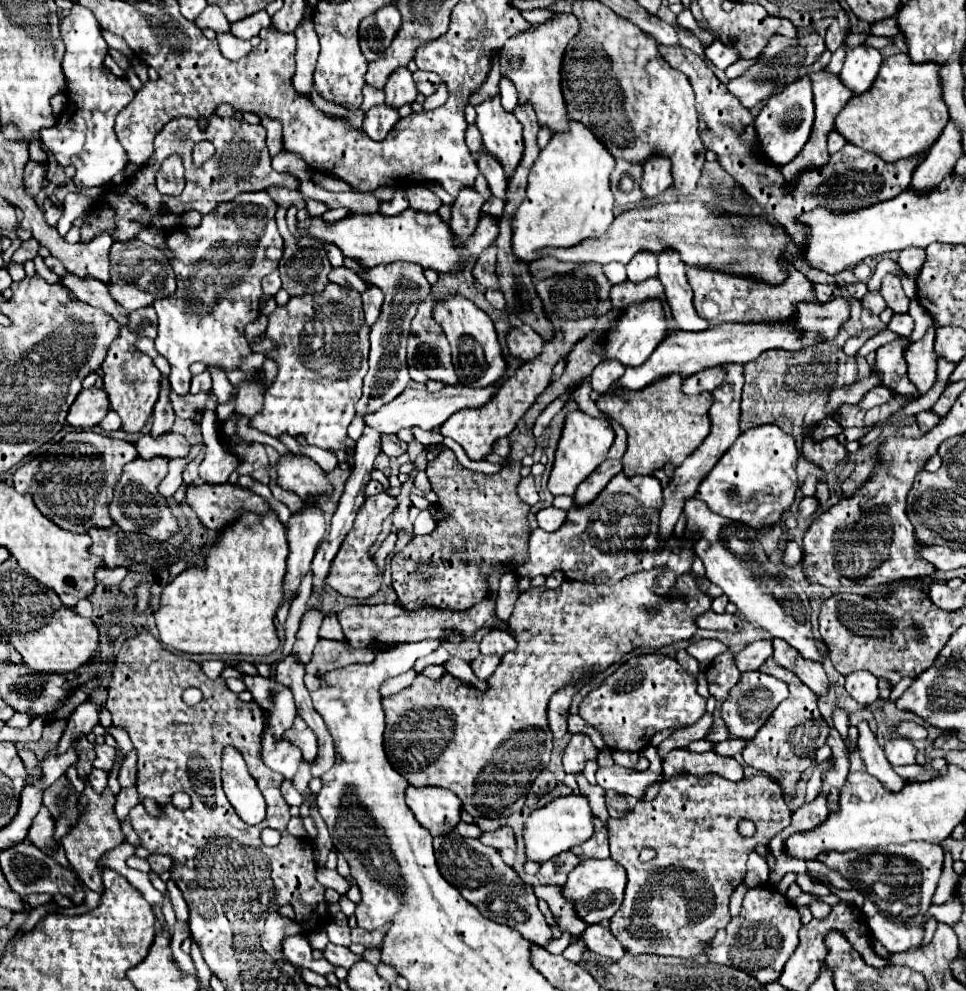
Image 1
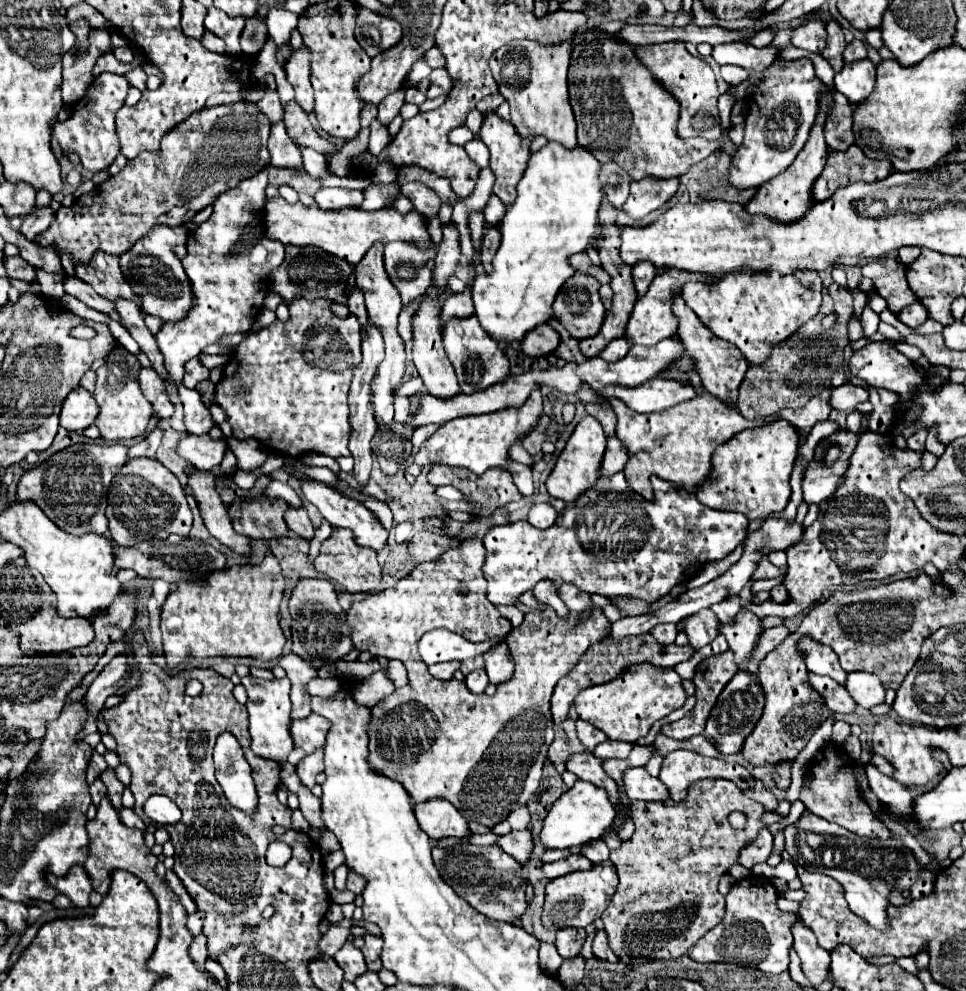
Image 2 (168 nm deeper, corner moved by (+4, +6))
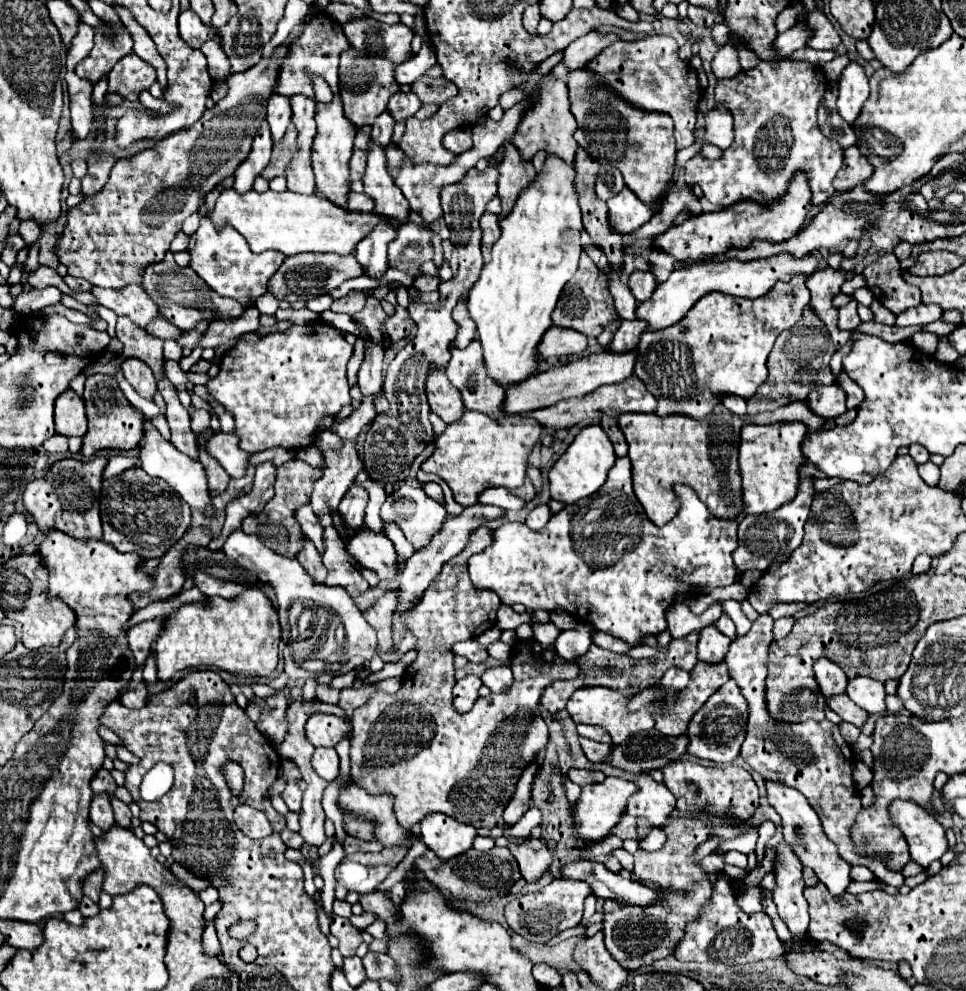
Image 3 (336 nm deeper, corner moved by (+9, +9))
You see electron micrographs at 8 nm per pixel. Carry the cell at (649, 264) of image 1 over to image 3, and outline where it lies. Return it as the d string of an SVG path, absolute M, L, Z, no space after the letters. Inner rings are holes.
M634 271L634 273L630 275L628 287L630 287L632 295L634 295L638 301L646 301L646 299L650 299L650 295L652 295L654 289L656 289L654 275L650 275L650 271Z

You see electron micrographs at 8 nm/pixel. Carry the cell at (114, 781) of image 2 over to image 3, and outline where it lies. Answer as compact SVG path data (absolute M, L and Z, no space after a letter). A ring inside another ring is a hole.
M112 797L112 807L114 807L114 815L116 815L116 823L124 829L132 829L132 813L130 807L122 801L118 801L116 797Z

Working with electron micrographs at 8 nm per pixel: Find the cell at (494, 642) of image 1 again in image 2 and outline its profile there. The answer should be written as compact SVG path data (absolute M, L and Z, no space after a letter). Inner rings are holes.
M499 642L491 650L487 650L483 654L483 658L485 658L485 670L487 670L491 684L499 684L499 682L505 682L507 678L511 678L513 660L511 660L511 654L509 654L509 648L505 642Z

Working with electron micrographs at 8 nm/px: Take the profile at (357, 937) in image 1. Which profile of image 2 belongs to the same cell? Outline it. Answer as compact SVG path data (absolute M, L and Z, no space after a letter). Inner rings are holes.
M367 932L367 934L363 936L363 940L365 940L365 946L363 946L363 956L365 956L365 962L367 962L369 970L379 972L379 970L381 970L379 954L381 954L383 938L381 938L381 936L373 936L371 932Z

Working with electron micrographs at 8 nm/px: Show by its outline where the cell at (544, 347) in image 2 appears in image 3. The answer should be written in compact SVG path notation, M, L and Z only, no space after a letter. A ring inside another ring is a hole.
M550 327L550 331L542 337L542 343L538 345L538 353L542 357L562 357L562 355L580 355L588 347L588 337L574 331L574 329L564 329L564 327Z

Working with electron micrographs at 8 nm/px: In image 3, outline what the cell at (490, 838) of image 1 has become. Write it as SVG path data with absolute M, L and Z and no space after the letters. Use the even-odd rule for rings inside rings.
M532 839L532 841L526 841L522 845L510 843L508 849L516 857L516 861L520 865L520 873L528 883L538 881L554 861L554 857L552 857L552 853L544 841Z

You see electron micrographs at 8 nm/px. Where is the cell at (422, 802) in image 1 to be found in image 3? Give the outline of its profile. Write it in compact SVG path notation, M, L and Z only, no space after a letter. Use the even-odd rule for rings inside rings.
M434 813L428 815L422 823L422 841L428 849L432 849L440 861L450 861L452 857L458 857L472 849L472 843L476 839L476 827L458 823L456 819Z

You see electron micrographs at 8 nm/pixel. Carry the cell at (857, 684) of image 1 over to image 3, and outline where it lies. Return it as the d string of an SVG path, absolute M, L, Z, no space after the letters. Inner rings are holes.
M858 677L848 681L848 697L868 713L884 713L886 711L886 691L884 683L872 677Z

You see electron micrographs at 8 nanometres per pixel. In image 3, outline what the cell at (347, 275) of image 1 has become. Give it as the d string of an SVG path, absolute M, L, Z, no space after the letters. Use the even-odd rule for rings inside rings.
M364 337L364 363L358 373L358 387L364 397L376 395L382 391L382 359L384 359L384 349L380 345L370 343Z

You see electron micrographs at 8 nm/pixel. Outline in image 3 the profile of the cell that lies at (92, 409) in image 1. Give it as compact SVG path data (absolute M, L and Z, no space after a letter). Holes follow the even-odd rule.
M64 391L56 399L54 423L58 435L82 437L86 433L86 413L84 413L82 397L76 395L74 391Z

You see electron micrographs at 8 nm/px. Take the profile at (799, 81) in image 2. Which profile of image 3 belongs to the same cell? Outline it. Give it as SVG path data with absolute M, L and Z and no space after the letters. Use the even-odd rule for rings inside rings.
M782 61L782 63L758 63L756 69L750 71L740 71L736 77L730 79L718 79L714 97L720 97L720 103L732 113L734 119L734 143L722 151L722 157L712 161L706 159L702 153L696 153L686 165L686 185L700 185L704 191L704 197L722 209L738 203L738 201L756 201L760 205L770 205L776 203L788 189L794 173L802 171L808 177L808 185L812 191L812 205L824 205L832 195L832 179L836 177L838 169L842 167L844 161L844 149L826 139L820 129L818 129L818 119L816 111L818 105L826 93L828 81L822 73L820 67L814 67L812 63L792 63L792 61Z

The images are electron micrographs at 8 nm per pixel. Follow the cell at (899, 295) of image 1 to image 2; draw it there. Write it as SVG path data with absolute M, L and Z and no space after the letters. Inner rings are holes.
M879 258L867 262L863 266L863 276L873 280L877 294L887 300L887 308L893 314L899 314L899 310L917 300L911 288L907 286L905 266L895 258Z

